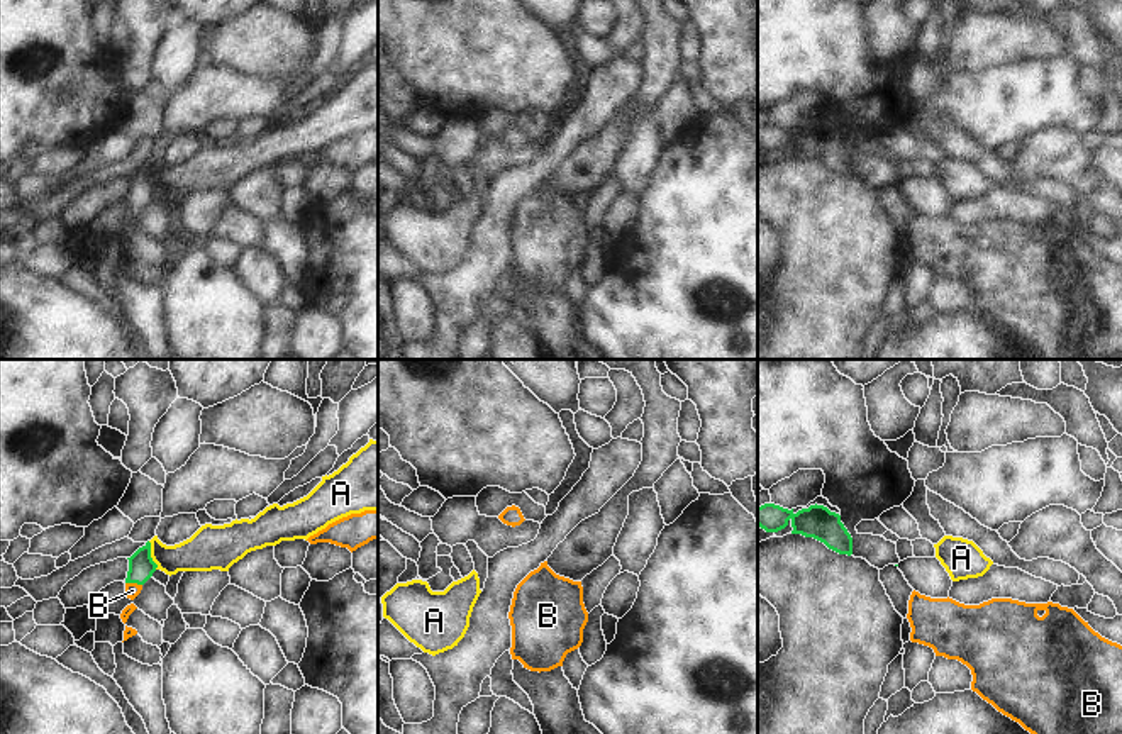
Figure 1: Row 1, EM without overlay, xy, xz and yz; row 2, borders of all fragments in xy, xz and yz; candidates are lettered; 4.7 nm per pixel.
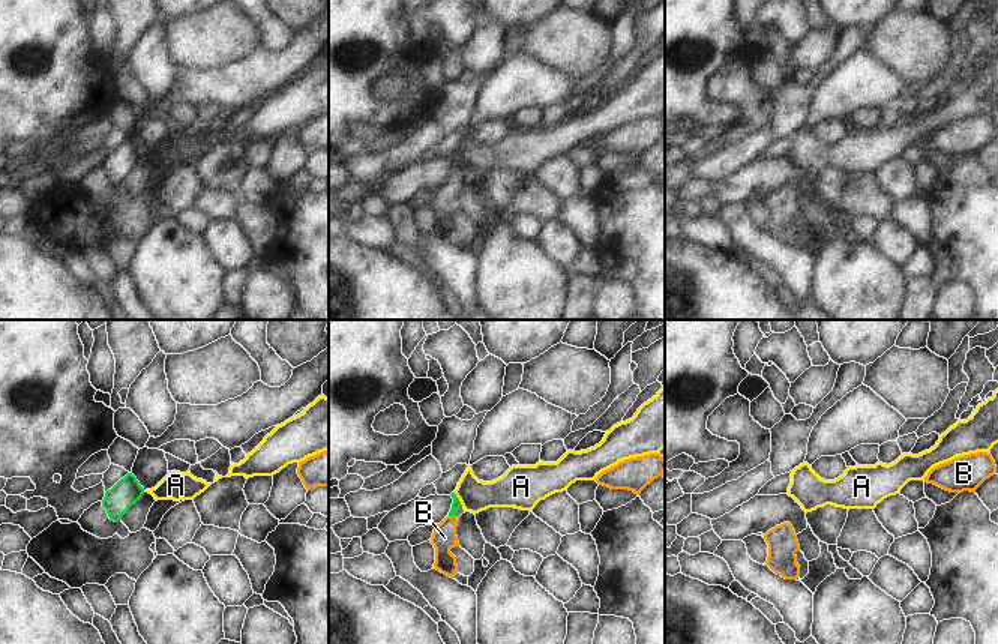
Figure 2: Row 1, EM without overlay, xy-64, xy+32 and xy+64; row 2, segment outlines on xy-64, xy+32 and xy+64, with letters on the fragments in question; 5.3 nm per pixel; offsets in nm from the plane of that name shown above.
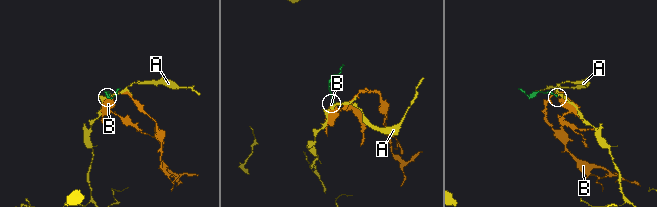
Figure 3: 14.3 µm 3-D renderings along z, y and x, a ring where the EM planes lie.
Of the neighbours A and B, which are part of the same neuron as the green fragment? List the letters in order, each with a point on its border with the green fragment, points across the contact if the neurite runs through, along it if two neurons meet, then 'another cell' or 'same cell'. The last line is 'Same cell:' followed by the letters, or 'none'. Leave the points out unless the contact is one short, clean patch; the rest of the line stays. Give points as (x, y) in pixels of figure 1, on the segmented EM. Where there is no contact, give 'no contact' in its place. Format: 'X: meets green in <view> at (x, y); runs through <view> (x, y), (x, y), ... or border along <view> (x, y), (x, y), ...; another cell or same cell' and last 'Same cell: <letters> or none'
A: meets green in xy at (149, 555); border along xy (148, 541), (156, 568); another cell
B: meets green in xy at (134, 582); runs through xy (141, 567), (134, 582), (133, 590); same cell
Same cell: B

